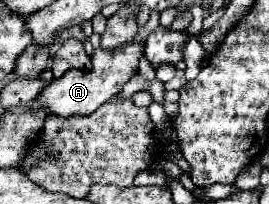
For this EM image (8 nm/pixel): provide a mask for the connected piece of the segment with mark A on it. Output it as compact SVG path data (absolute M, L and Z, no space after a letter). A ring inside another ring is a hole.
M131 41L125 43L117 49L95 49L91 55L91 69L89 71L81 71L81 69L69 69L65 71L63 77L51 81L39 95L39 99L35 99L33 103L29 103L33 109L39 107L47 107L49 113L53 115L61 115L61 117L69 117L69 115L91 115L93 111L97 111L107 99L111 99L113 95L117 95L123 85L137 73L137 65L139 59L143 57L143 43L139 41Z

